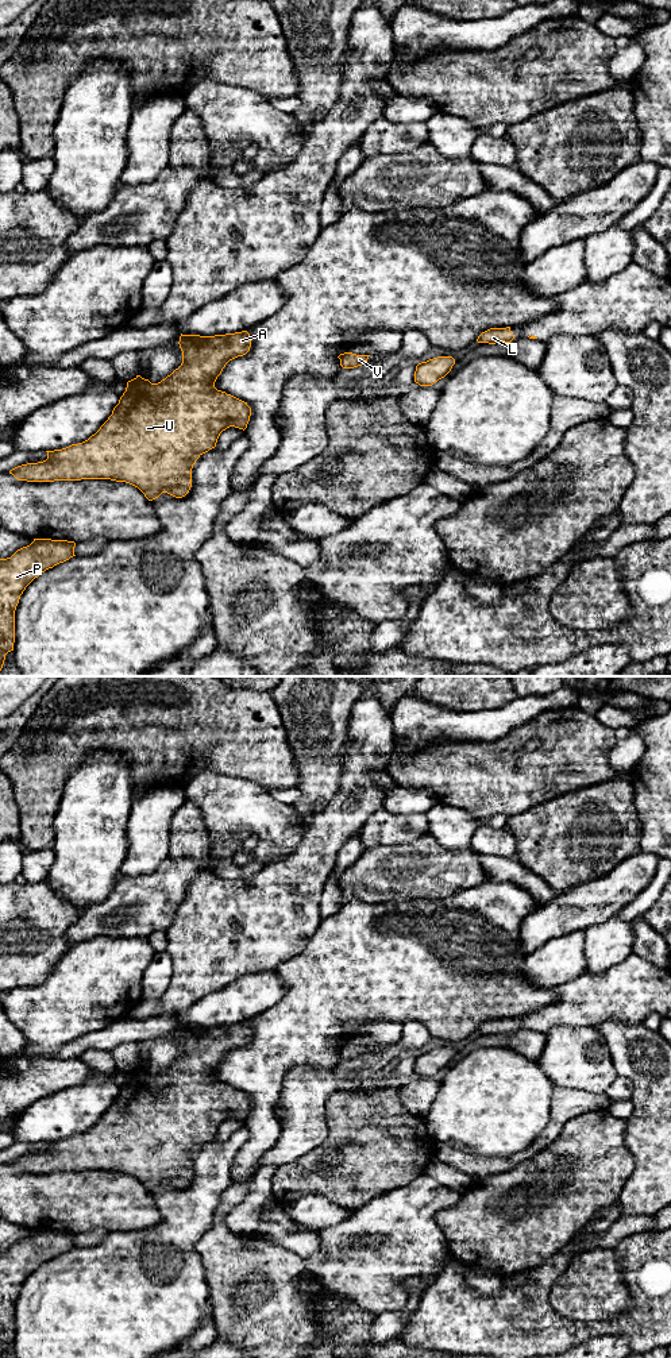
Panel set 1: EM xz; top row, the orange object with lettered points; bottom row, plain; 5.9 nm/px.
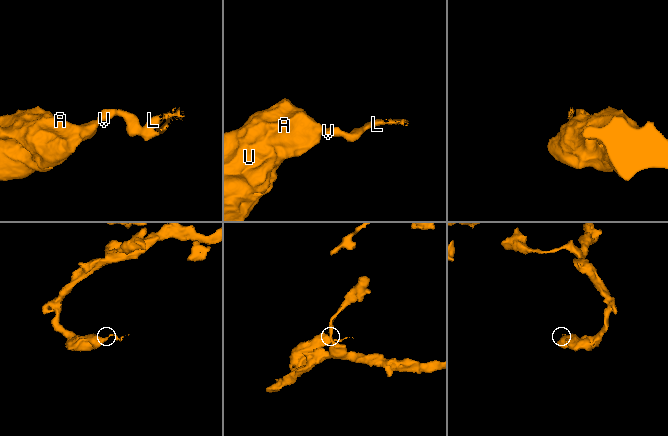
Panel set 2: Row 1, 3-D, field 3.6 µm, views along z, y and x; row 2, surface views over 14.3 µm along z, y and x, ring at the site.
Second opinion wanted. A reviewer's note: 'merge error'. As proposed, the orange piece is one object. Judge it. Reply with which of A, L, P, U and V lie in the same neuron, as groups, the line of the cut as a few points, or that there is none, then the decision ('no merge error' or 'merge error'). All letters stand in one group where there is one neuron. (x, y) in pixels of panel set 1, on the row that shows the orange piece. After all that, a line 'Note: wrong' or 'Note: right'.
groups A P U / L V; cut xz (346, 352), (340, 359); merge error
Note: right

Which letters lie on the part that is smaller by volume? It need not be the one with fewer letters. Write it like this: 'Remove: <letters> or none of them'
Remove: L, V

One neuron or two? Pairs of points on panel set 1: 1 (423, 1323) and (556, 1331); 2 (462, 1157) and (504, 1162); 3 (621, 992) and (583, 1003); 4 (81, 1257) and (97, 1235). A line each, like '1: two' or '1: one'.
1: one
2: one
3: one
4: two

